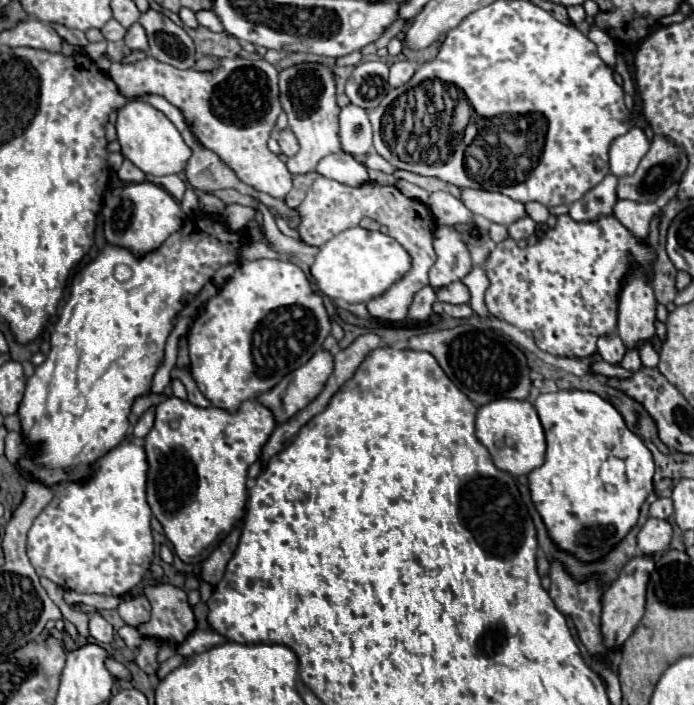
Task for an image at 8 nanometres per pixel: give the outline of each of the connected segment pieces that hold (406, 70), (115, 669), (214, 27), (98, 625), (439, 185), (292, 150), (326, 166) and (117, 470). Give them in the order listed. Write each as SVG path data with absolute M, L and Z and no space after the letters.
M408 60L394 62L390 66L390 86L396 88L396 86L406 84L414 76L414 72L416 72L416 66L412 62L408 62Z
M108 659L106 660L106 667L114 676L124 680L130 680L130 673L122 663L113 659Z
M202 10L202 12L196 12L196 18L198 18L198 22L200 22L202 26L206 26L208 30L212 30L212 32L224 32L224 26L222 26L222 22L218 20L218 16L216 16L214 12Z
M90 608L88 614L90 614L90 634L92 634L92 638L100 644L112 642L112 634L114 634L112 626L98 612L94 612L94 608Z
M396 170L394 176L402 178L402 180L408 180L408 182L412 182L412 184L416 184L416 186L428 190L428 192L436 192L436 190L446 190L448 192L450 190L450 184L446 184L446 182L442 182L438 178L424 178L424 176L412 174L412 172L404 172L404 170Z
M280 130L278 144L280 144L280 150L286 156L294 156L298 152L298 140L296 140L296 136L290 130Z
M336 152L336 154L324 156L318 162L316 172L326 178L338 180L342 184L350 184L350 186L362 186L362 184L370 182L366 168L354 156L350 156L346 152Z
M124 442L94 464L94 472L84 484L60 484L52 502L38 514L28 532L26 552L36 574L46 576L54 584L80 594L122 596L140 584L154 554L154 540L150 530L152 510L146 502L146 478L148 460L144 448L134 442Z

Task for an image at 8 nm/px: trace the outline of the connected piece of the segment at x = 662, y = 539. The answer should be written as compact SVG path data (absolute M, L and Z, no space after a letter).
M648 518L648 522L638 532L638 548L646 556L662 554L670 546L670 538L672 538L672 526L666 520Z

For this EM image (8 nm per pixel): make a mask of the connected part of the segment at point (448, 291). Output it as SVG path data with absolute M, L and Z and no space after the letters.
M452 282L450 286L440 288L436 292L436 298L440 302L448 302L448 304L468 304L470 302L470 290L462 282Z

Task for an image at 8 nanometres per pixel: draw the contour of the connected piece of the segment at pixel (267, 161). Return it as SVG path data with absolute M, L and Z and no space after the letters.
M146 56L134 64L112 62L108 74L118 84L124 96L160 94L170 104L178 106L186 118L186 124L196 138L210 150L222 156L236 176L258 192L266 192L272 198L284 198L292 188L292 174L286 164L268 150L268 138L282 112L278 102L278 70L266 60L248 58L224 58L218 68L210 72L178 70L170 64L162 64L152 56Z

